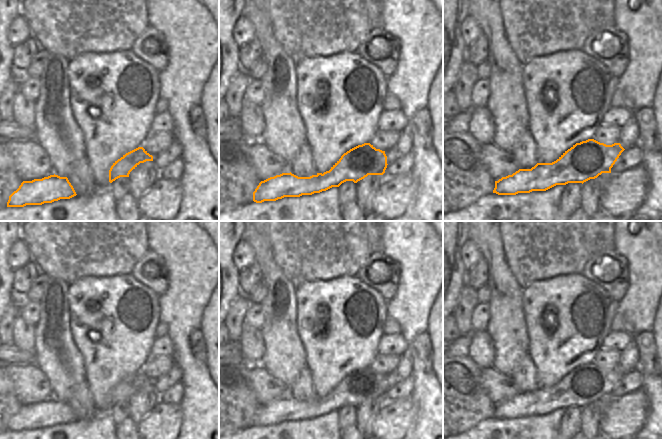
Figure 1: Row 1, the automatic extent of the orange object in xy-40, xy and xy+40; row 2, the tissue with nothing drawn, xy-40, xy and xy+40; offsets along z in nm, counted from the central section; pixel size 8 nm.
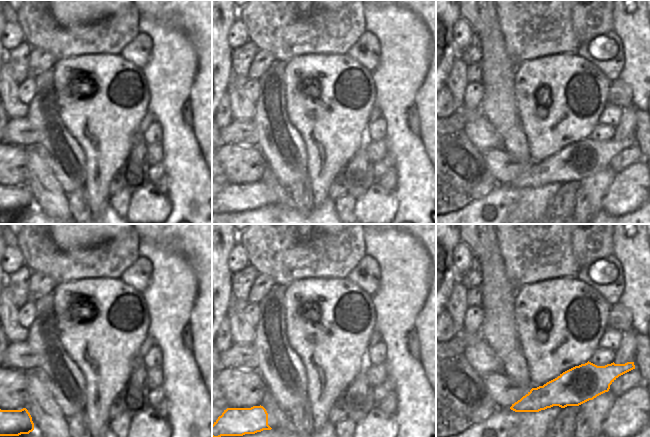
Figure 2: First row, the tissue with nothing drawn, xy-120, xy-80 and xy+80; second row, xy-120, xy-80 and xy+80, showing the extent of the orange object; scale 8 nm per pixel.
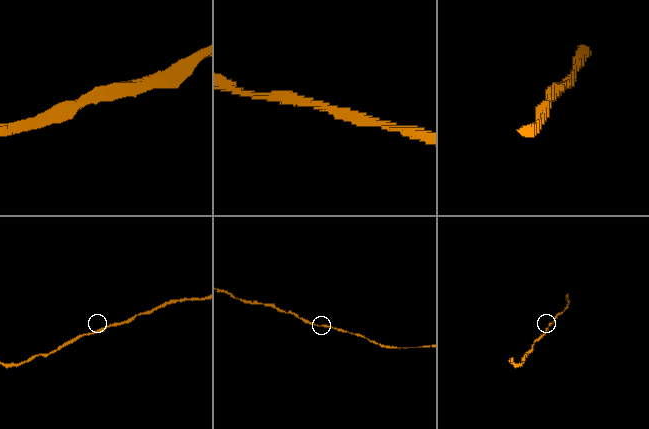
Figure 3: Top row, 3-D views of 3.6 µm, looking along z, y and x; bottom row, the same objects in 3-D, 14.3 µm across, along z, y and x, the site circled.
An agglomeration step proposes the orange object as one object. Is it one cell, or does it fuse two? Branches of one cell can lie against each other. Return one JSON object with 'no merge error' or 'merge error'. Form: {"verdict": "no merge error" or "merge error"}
{"verdict": "merge error"}

